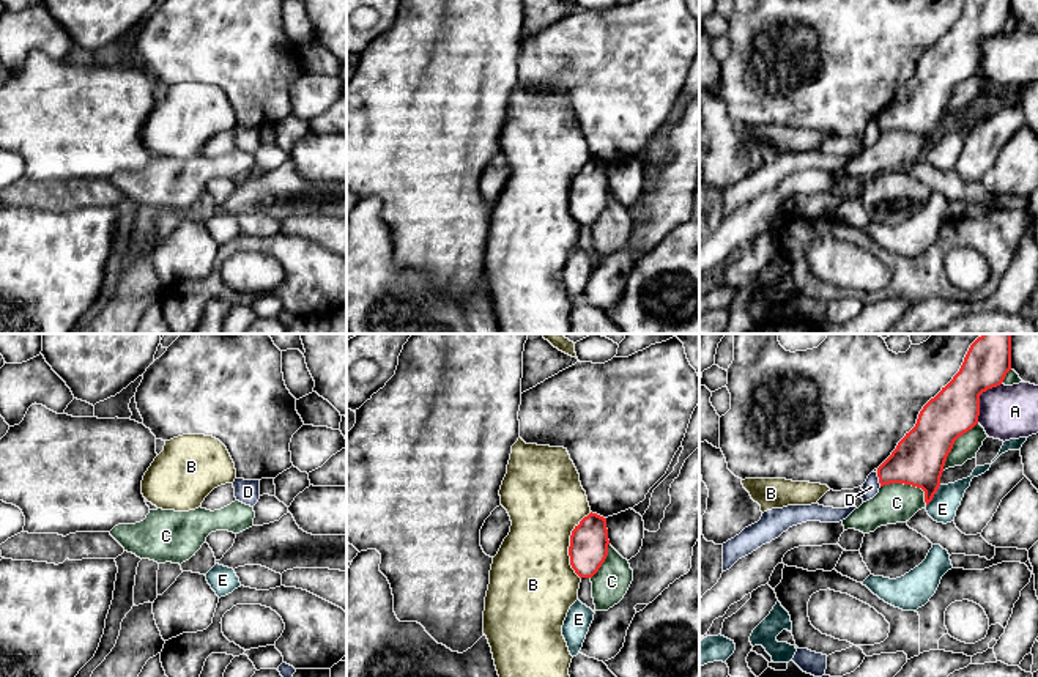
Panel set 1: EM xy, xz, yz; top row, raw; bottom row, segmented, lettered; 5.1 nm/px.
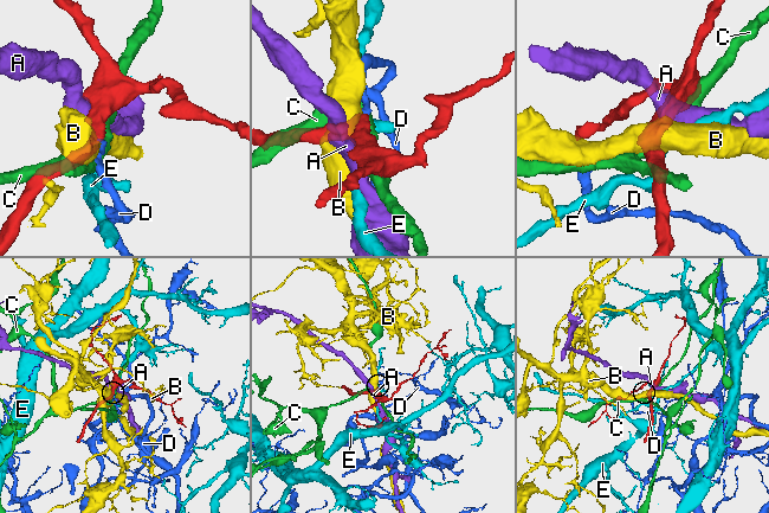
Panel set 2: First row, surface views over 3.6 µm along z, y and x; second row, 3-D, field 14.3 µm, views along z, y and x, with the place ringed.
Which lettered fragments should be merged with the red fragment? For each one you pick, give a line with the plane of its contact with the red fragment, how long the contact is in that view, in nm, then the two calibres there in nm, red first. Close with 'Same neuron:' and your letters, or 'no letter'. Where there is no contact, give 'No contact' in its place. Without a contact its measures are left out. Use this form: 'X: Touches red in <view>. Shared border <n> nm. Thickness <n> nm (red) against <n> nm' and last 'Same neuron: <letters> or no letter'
Same neuron: no letter

